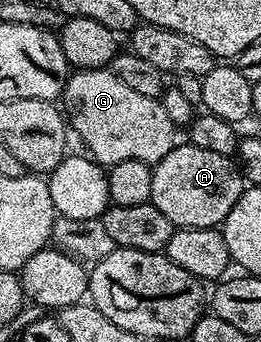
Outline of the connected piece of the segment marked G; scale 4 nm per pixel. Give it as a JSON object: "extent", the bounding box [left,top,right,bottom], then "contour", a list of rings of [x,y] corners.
{"extent":[60,67,176,166],"contour":[[[109,67],[71,71],[66,77],[66,89],[62,92],[60,104],[73,135],[75,132],[86,143],[85,151],[103,166],[119,164],[125,160],[135,160],[153,166],[160,162],[160,158],[164,158],[164,154],[176,147],[176,125],[172,118],[168,118],[161,99],[140,94],[129,86],[124,86],[124,82],[120,82],[120,78],[116,78],[116,74],[112,74]]]}

